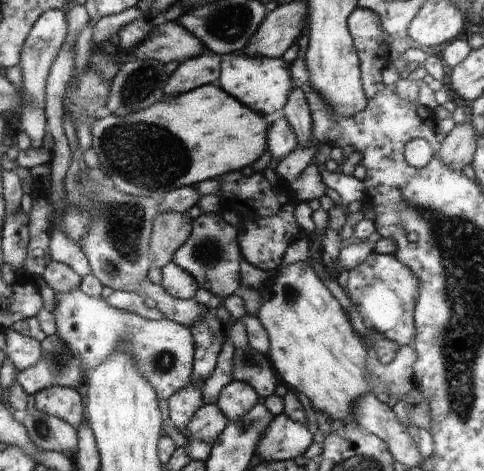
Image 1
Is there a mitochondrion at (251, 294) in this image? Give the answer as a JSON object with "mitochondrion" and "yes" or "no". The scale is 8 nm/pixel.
{"mitochondrion":"no"}

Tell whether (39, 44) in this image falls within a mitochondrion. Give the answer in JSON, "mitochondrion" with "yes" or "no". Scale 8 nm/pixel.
{"mitochondrion":"no"}

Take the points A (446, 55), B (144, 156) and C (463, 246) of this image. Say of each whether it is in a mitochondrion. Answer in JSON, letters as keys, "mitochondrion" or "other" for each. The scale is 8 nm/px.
{"A":"other","B":"mitochondrion","C":"mitochondrion"}

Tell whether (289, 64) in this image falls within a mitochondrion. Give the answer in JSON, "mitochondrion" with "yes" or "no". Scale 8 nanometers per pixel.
{"mitochondrion":"no"}

